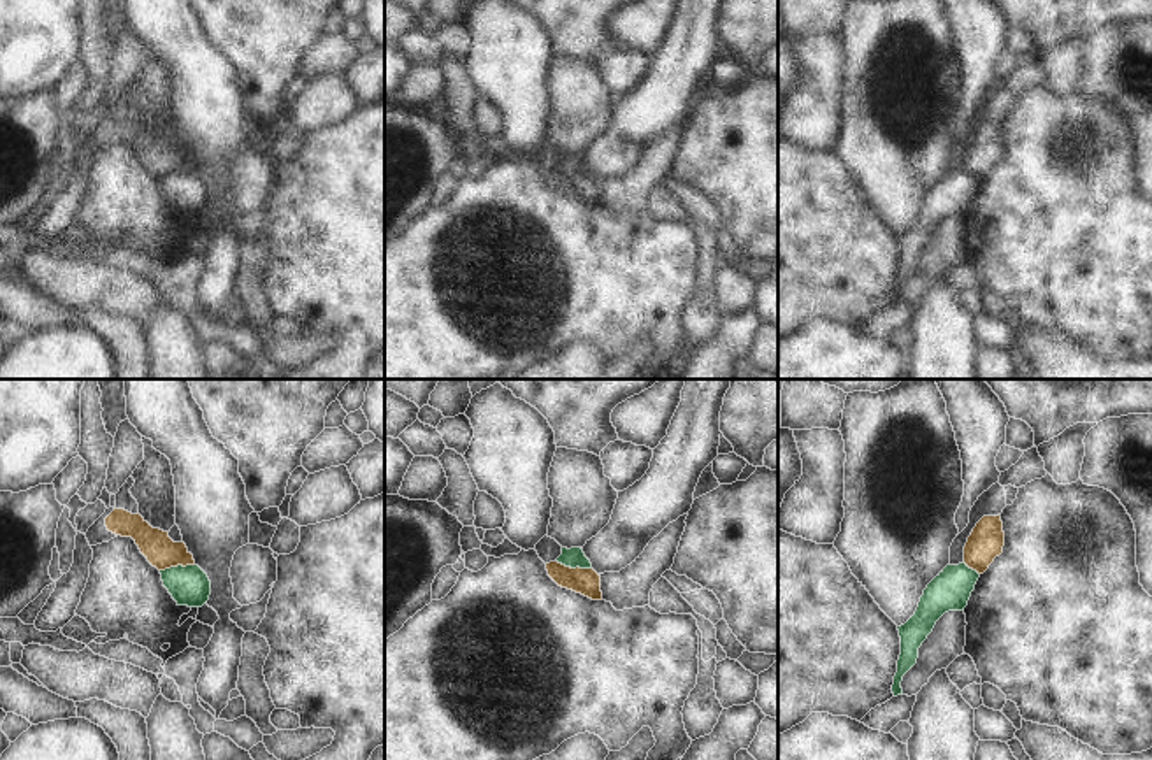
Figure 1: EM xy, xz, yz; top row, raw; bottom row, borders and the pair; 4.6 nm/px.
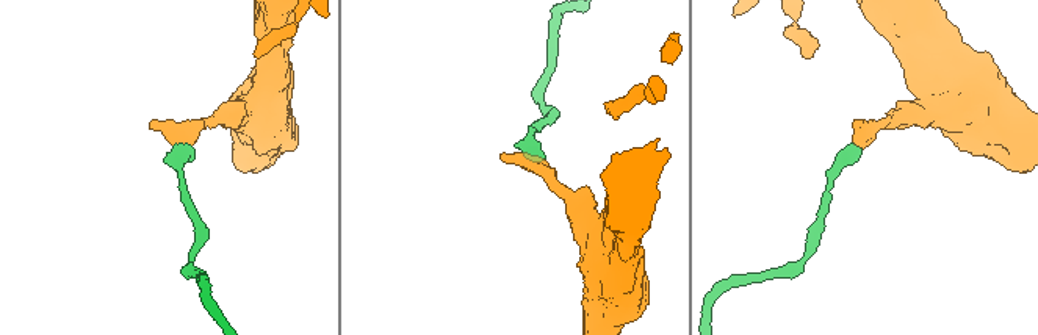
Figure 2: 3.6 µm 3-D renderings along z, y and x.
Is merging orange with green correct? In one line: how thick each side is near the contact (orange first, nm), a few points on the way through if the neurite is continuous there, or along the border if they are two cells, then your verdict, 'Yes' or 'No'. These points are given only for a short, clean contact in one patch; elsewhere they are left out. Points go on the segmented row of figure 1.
Thickness 150 nm (orange) against 180 nm. Boundary: xy (194, 564), (171, 566), (160, 571). No.

